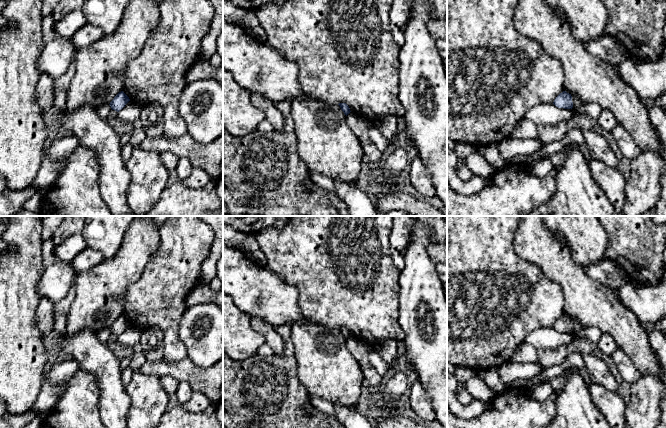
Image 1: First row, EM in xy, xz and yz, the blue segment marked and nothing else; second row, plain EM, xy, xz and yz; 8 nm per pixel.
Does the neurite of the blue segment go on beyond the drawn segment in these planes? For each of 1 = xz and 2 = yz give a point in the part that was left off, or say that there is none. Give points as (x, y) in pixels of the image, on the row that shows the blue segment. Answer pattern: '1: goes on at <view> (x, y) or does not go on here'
1: does not go on here
2: does not go on here

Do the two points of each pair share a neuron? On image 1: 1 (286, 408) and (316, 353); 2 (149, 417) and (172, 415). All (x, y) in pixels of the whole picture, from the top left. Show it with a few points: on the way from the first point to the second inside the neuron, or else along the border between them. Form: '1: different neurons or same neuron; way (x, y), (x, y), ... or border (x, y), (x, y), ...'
1: different neurons; border (295, 358), (298, 379), (310, 394)
2: different neurons; border (168, 409), (161, 417)

